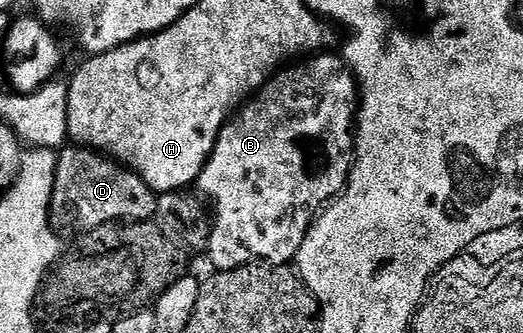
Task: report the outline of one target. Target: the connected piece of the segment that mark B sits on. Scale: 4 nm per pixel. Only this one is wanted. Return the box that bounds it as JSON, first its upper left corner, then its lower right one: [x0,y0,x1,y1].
[196,55,360,270]

